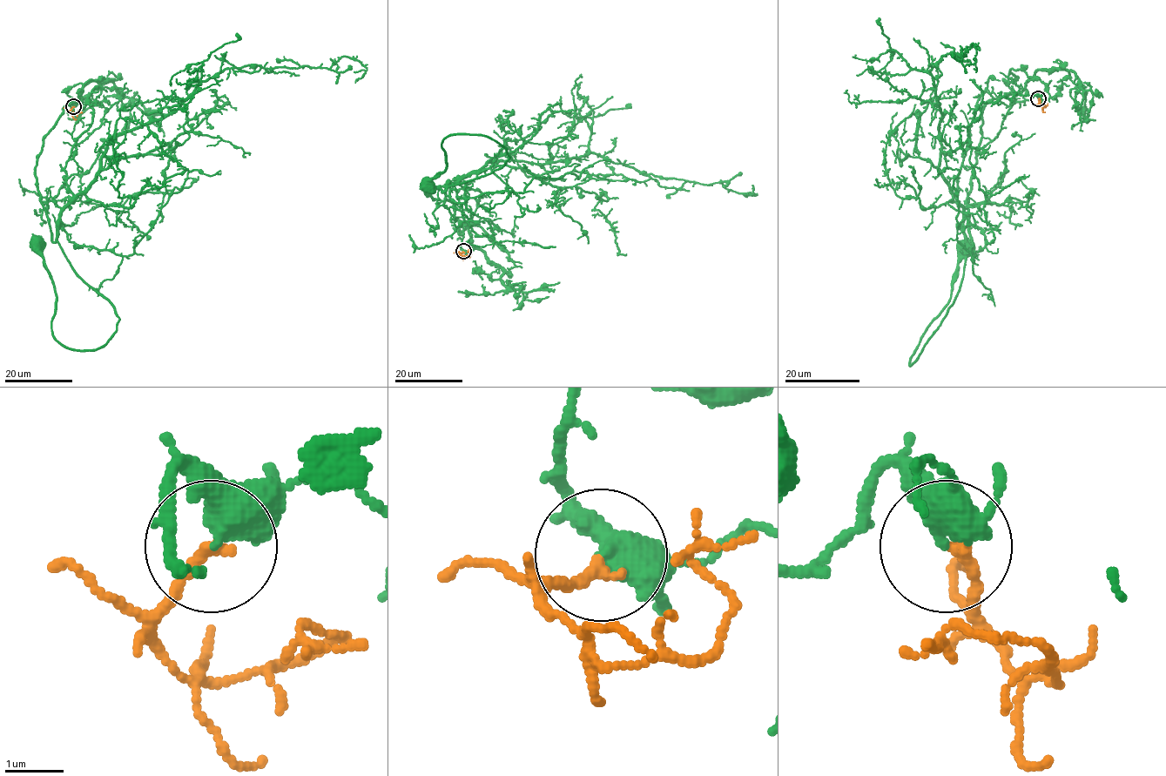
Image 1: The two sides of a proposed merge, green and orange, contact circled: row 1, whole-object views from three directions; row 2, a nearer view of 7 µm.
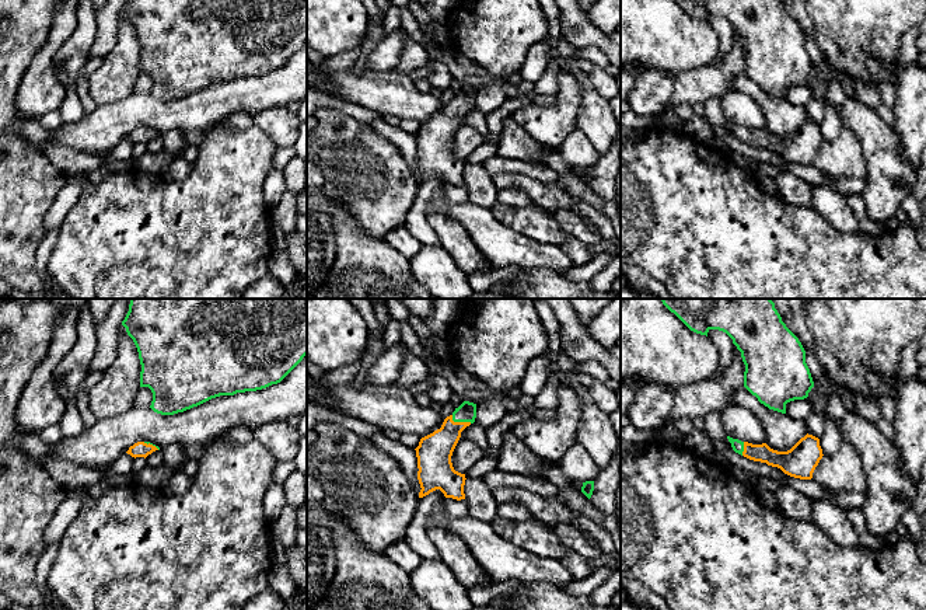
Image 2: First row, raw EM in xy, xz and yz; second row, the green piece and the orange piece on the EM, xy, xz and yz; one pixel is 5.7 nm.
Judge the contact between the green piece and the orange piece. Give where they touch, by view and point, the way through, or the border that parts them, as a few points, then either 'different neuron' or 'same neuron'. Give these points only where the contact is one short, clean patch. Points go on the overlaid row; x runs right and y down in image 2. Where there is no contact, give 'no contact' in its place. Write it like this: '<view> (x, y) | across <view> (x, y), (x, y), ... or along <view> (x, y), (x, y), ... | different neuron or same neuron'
xz (460, 421) | across xz (467, 411), (460, 421), (434, 450) | same neuron

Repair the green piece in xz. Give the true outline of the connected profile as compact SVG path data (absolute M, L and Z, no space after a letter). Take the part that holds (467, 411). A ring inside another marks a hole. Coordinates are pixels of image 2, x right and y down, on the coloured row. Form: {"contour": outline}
{"contour": "M464 401L447 416L440 429L420 439L416 450L419 498L440 489L445 498L465 499L465 474L454 470L452 452L461 438L461 432L475 422L476 404Z"}

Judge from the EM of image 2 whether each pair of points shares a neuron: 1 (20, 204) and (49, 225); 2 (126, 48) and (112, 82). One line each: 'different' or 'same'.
1: different
2: same

